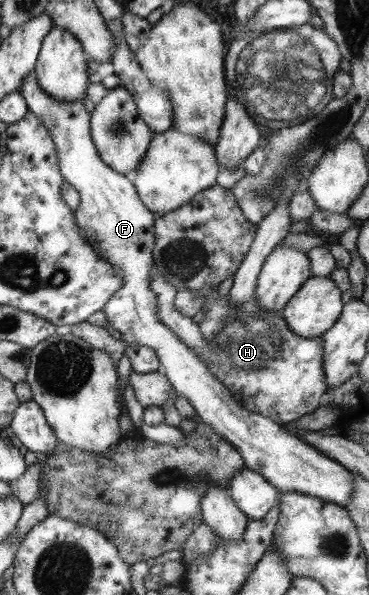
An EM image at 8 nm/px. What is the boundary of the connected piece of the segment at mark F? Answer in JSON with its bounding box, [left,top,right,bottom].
[16,72,353,507]

